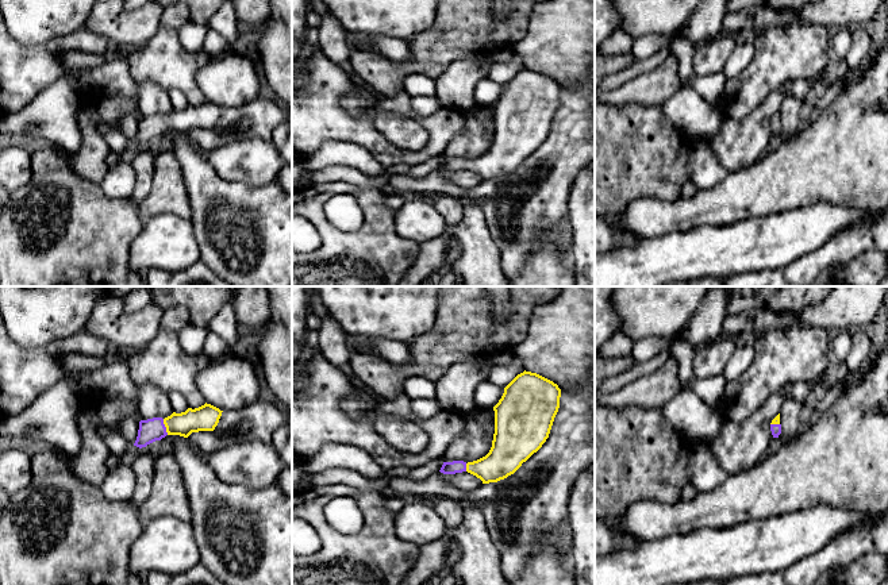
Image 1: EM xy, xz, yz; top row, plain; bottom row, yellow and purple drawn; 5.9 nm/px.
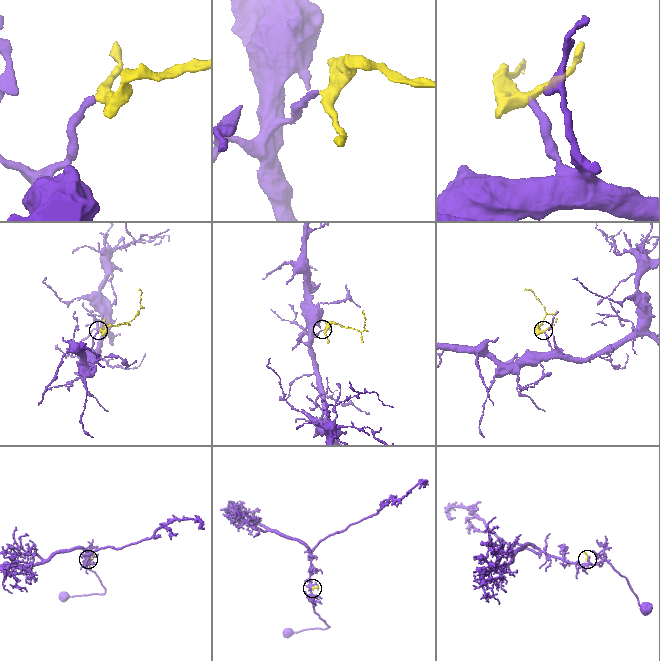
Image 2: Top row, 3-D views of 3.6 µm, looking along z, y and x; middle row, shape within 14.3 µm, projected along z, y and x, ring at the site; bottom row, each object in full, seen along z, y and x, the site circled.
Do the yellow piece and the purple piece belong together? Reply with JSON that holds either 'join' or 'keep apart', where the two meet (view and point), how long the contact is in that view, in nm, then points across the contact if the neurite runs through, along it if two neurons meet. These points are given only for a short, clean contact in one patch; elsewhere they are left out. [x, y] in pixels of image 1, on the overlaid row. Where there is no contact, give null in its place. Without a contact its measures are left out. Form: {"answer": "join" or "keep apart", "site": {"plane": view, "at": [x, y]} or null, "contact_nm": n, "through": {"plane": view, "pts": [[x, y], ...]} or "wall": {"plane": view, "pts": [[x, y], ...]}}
{"answer": "join", "site": {"plane": "xy", "at": [166, 427]}, "contact_nm": 100, "through": {"plane": "xy", "pts": [[206, 418], [166, 427], [150, 430]]}}

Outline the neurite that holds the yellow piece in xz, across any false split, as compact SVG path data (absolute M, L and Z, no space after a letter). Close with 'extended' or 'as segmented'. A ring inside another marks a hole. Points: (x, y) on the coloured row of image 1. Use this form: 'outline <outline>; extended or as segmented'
outline M531 372L518 374L493 407L495 434L489 453L473 462L443 462L441 473L468 472L483 484L514 474L549 438L560 408L561 389Z; extended

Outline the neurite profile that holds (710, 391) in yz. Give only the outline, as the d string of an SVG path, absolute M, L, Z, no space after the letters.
M723 374L710 378L696 378L692 392L708 407L718 409L724 395L727 381Z

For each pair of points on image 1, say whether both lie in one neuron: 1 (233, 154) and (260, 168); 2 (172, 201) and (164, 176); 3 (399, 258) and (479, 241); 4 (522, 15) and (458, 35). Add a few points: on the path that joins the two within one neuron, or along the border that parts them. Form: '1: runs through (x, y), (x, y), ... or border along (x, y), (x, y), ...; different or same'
1: runs through (239, 161), (253, 161); same
2: runs through (168, 195), (168, 183); same
3: border along (419, 245), (416, 260), (406, 272); different
4: runs through (506, 30), (475, 30); same

